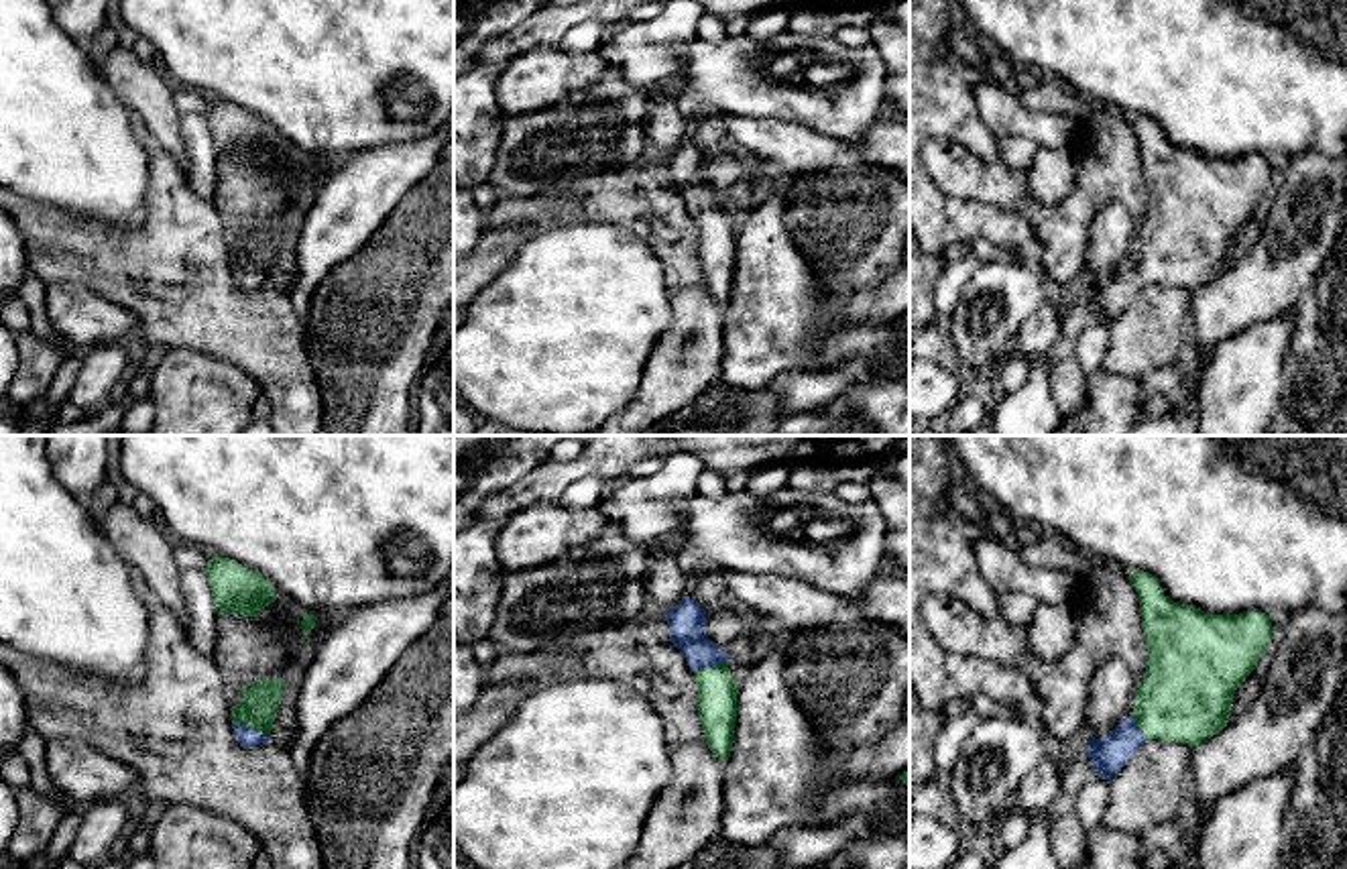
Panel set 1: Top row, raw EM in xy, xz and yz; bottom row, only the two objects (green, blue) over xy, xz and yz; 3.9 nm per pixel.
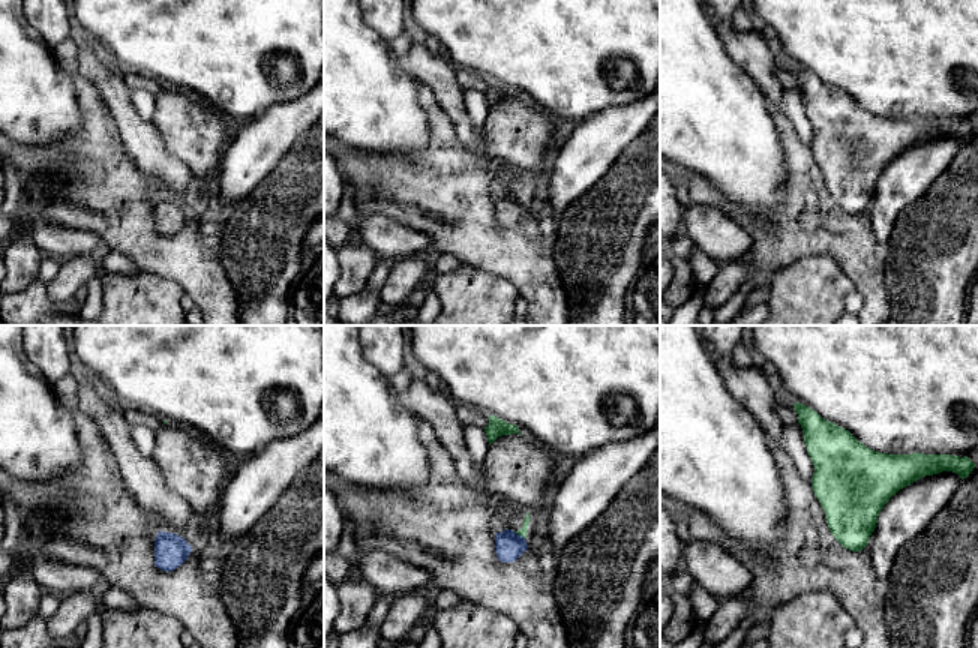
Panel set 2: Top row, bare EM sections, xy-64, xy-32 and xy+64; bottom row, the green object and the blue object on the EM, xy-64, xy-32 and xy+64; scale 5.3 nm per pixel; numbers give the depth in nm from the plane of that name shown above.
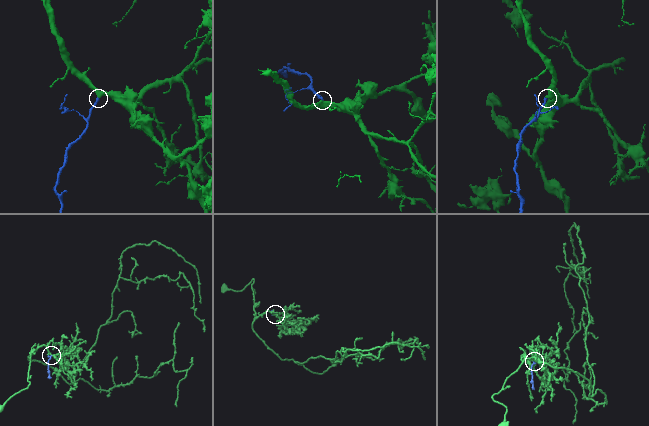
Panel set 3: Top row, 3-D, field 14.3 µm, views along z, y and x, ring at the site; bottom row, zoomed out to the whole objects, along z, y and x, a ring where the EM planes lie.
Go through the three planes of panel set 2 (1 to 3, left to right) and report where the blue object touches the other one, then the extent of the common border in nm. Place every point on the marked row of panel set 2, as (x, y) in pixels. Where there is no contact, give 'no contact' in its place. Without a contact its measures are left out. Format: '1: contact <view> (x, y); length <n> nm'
1: no contact
2: contact xy-32 (519, 534); length 80 nm
3: no contact

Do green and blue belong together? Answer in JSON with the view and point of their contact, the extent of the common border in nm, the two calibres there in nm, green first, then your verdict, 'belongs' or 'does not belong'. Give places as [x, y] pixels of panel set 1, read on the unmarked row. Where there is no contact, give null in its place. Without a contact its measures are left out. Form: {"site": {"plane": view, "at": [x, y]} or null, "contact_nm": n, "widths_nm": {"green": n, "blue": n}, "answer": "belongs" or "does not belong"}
{"site": {"plane": "xz", "at": [711, 210]}, "contact_nm": 150, "widths_nm": {"green": 160, "blue": 150}, "answer": "belongs"}

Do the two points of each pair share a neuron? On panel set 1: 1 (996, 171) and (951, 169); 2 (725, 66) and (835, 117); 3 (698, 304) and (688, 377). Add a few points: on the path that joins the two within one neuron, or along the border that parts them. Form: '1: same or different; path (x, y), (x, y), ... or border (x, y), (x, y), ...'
1: same; path (987, 184), (967, 186), (963, 182)
2: same; path (751, 88), (808, 106)
3: same; path (698, 322), (700, 338), (688, 359)

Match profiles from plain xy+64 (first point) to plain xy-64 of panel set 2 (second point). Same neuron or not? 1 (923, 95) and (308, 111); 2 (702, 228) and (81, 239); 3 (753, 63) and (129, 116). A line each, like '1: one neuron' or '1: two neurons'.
1: two neurons
2: one neuron
3: one neuron

